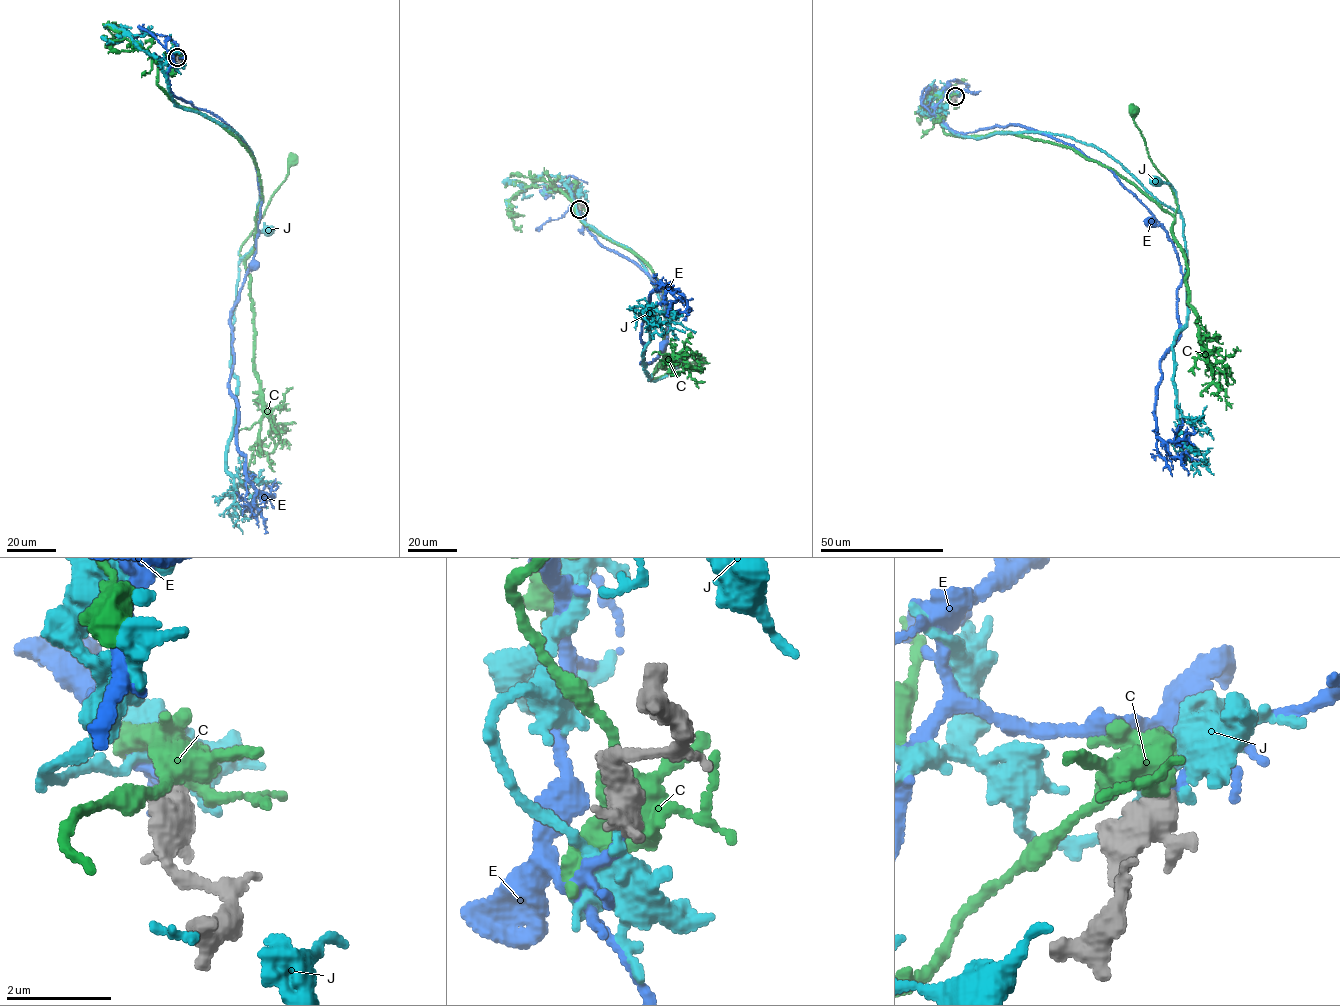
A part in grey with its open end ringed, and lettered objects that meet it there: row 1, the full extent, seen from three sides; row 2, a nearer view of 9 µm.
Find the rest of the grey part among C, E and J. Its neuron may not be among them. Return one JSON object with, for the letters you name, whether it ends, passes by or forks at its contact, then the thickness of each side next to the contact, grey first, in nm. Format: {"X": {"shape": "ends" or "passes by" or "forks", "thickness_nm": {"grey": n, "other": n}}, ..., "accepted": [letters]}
{"E": {"shape": "ends", "thickness_nm": {"grey": 340, "other": 190}}, "accepted": ["E"]}

